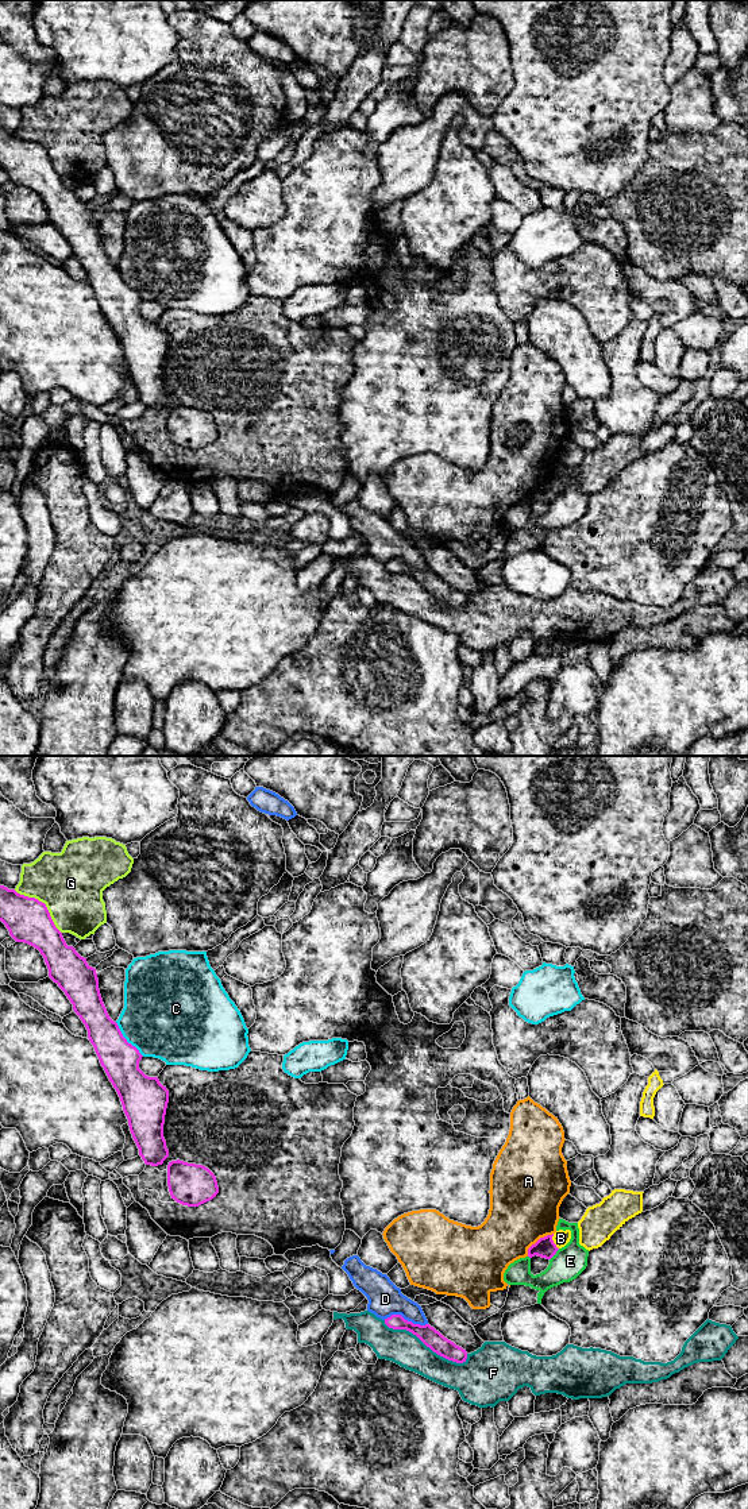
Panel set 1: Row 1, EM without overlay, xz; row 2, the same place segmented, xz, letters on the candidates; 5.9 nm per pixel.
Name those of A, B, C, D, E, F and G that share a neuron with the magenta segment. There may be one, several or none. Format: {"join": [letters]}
{"join": []}

